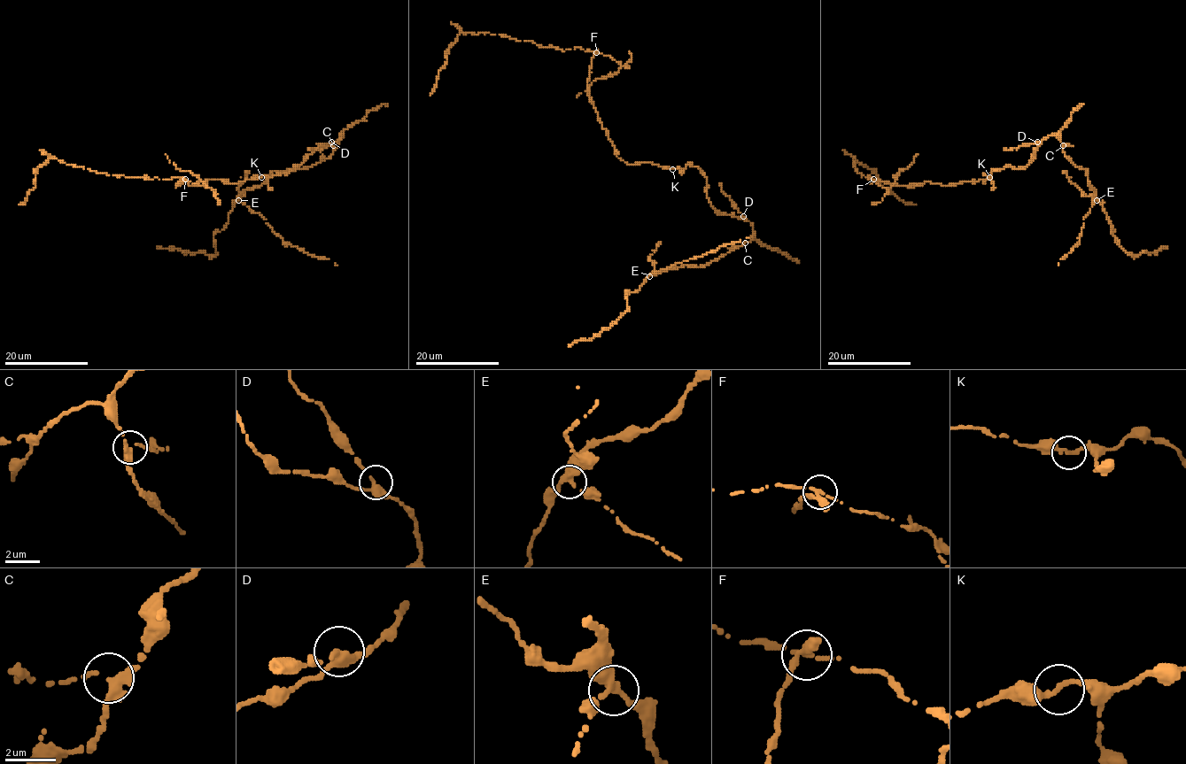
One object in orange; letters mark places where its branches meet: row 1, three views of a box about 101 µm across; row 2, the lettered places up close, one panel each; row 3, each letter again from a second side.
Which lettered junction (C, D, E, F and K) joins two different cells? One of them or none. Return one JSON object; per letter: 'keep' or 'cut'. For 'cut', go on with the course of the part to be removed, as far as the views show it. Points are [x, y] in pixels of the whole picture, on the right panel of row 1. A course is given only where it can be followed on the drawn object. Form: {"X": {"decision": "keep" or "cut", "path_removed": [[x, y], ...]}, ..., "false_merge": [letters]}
{"C": {"decision": "keep"}, "D": {"decision": "keep"}, "E": {"decision": "keep"}, "F": {"decision": "cut", "path_removed": [[873, 179], [862, 177], [852, 164], [856, 164], [855, 157], [879, 178], [882, 186], [900, 200], [917, 204]]}, "K": {"decision": "keep"}, "false_merge": ["F"]}

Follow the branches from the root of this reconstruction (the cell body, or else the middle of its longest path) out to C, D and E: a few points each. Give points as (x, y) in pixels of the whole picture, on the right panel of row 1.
C: (989, 175), (986, 173), (1010, 166), (1023, 168), (1040, 143), (1051, 135), (1056, 135), (1063, 145)
D: (989, 175), (986, 173), (1010, 166), (1027, 166), (1039, 145), (1037, 142)
E: (989, 175), (986, 173), (1010, 166), (1023, 168), (1040, 143), (1056, 135), (1065, 156), (1087, 170), (1096, 200)

